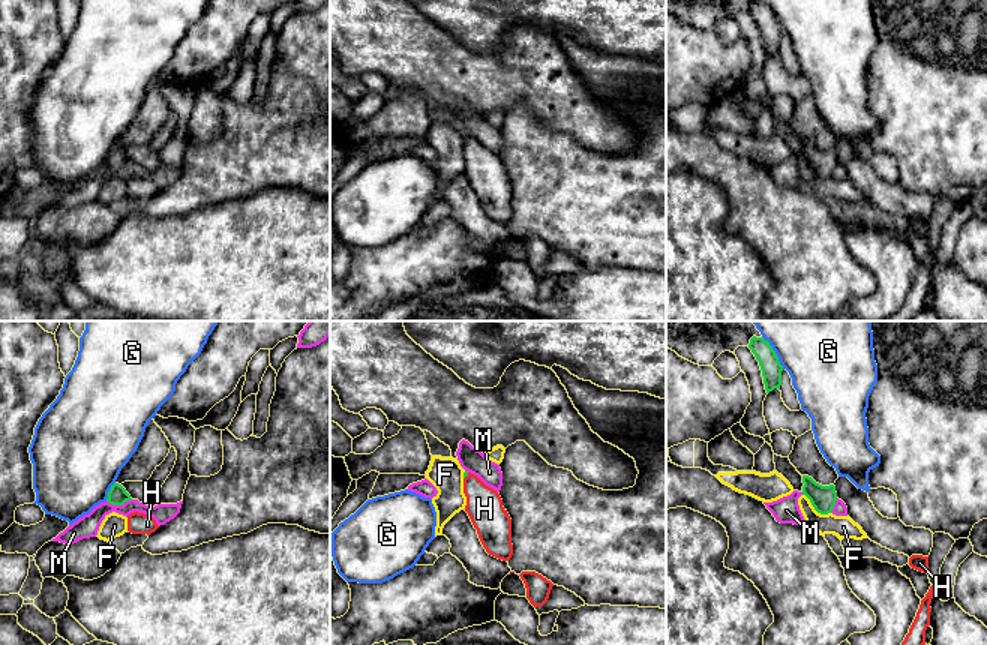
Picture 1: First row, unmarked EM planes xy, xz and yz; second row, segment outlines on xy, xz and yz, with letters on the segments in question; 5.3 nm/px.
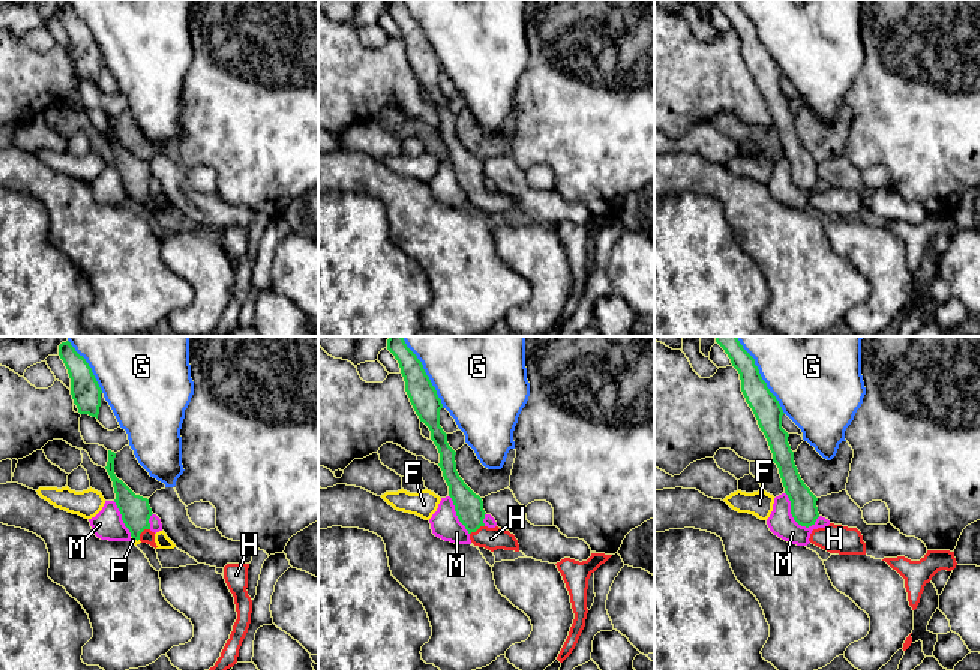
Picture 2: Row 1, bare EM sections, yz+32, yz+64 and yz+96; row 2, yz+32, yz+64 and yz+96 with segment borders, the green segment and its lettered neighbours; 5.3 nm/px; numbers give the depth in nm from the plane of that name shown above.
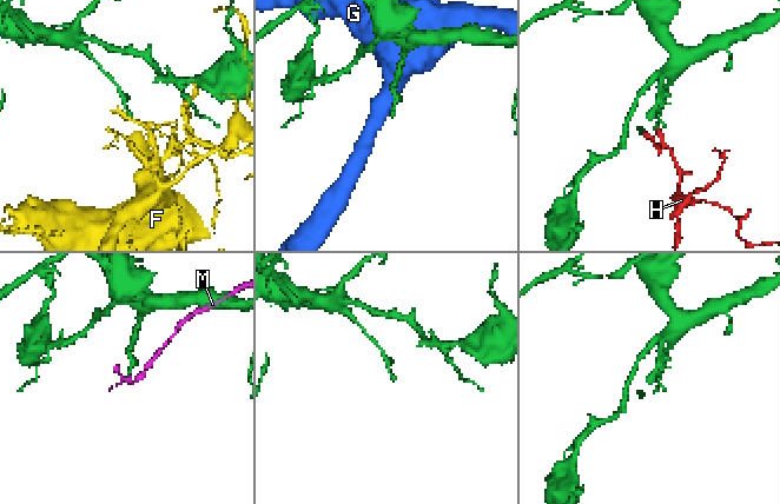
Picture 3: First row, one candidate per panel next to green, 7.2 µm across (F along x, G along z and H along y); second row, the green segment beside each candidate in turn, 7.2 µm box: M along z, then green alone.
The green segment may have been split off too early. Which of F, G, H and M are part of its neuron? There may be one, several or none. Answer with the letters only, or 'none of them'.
H

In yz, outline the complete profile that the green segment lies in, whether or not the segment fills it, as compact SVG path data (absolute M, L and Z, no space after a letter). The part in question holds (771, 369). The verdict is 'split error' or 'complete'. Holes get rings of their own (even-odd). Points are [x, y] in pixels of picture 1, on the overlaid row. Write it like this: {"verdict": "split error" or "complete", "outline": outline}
{"verdict": "complete", "outline": "M753 336L748 348L759 362L766 393L774 388L780 390L783 366L780 364L778 357L770 342L764 338Z"}

